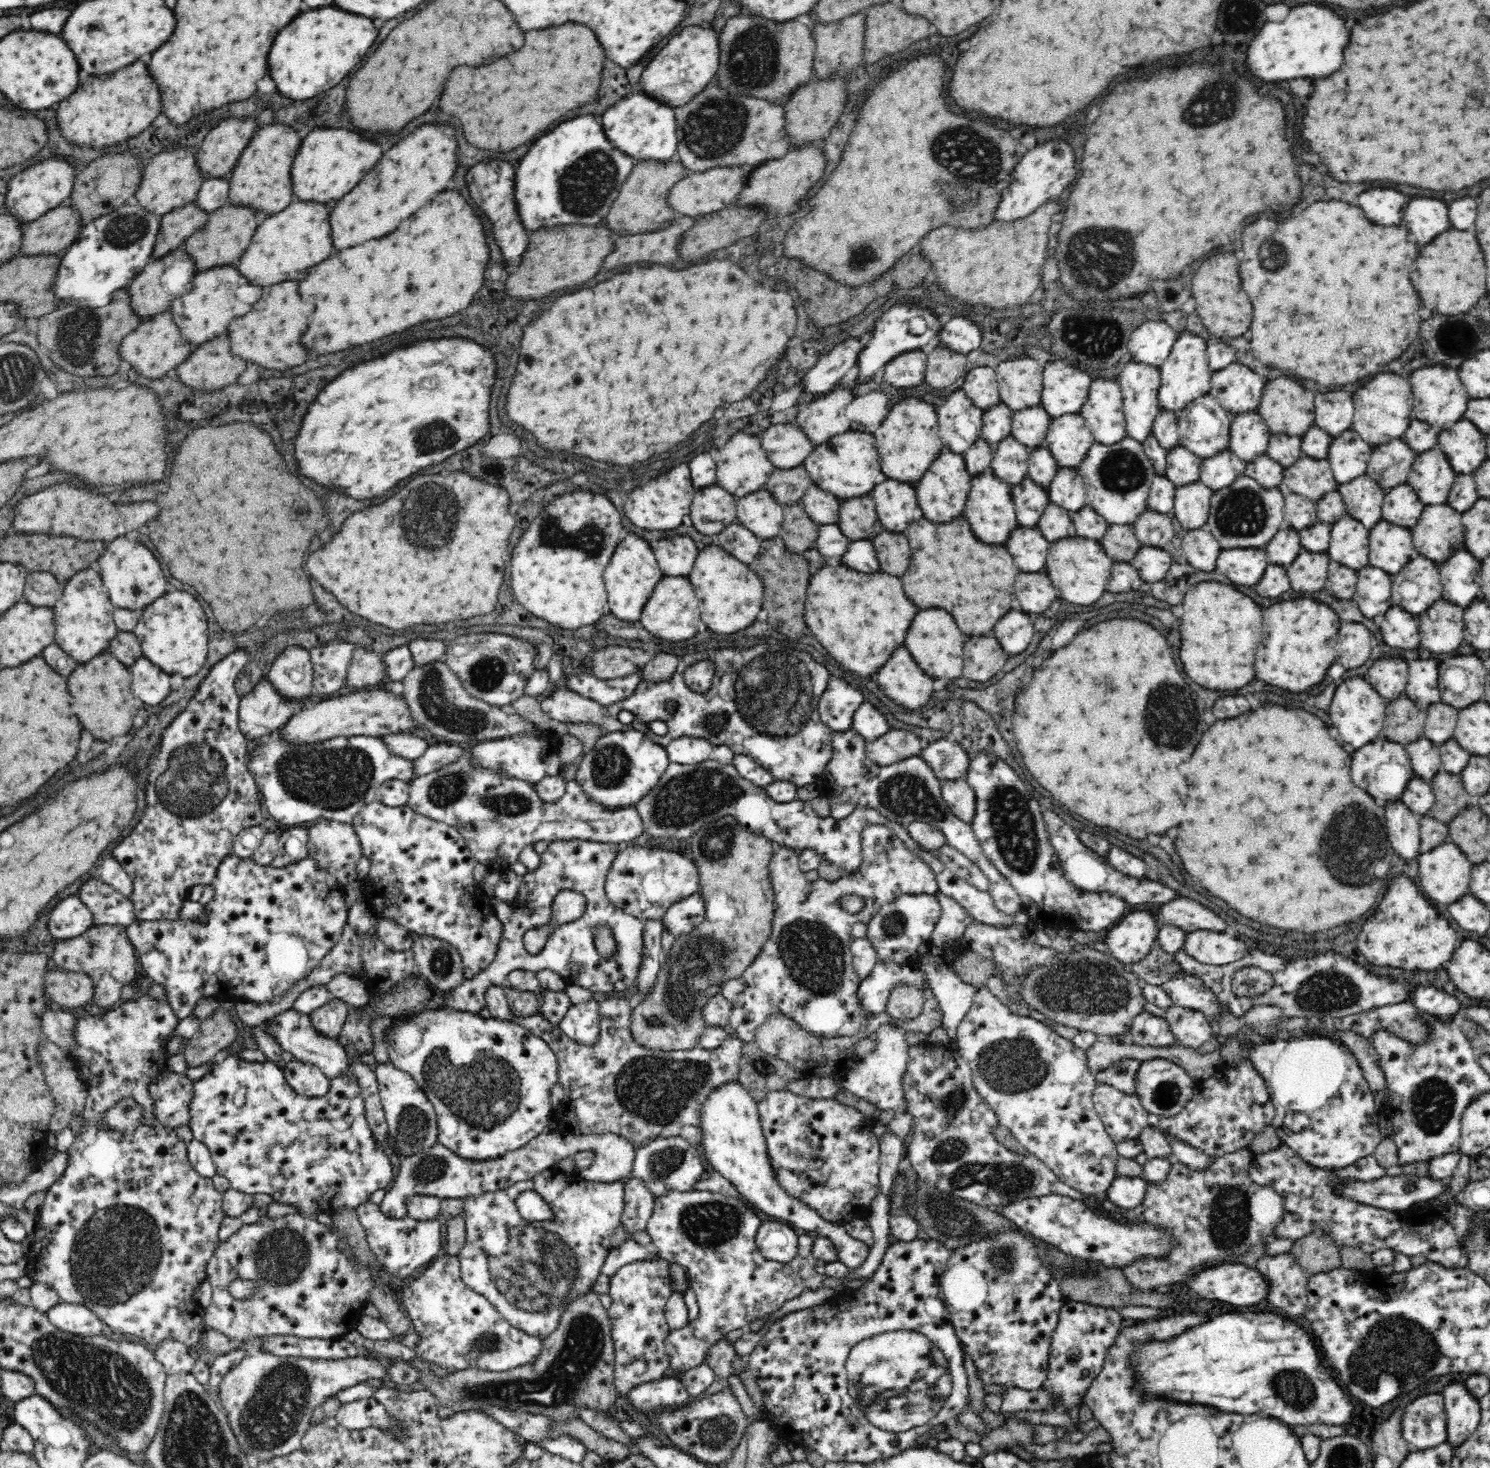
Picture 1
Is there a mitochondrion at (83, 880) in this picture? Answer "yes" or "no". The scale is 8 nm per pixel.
no

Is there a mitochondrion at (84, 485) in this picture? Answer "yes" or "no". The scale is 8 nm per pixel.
no

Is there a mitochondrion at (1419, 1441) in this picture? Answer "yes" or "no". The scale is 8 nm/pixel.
no

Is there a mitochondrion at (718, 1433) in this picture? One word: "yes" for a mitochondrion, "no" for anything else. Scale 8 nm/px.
yes

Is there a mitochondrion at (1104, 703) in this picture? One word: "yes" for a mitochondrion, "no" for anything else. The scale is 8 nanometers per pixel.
no

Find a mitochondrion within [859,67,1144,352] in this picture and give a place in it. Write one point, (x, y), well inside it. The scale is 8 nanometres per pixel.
(983, 164)

